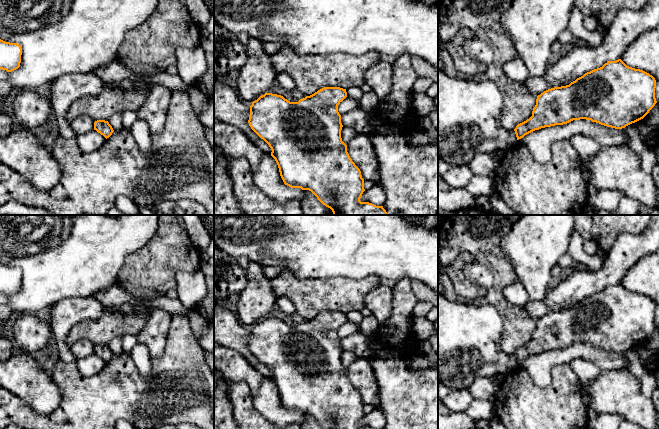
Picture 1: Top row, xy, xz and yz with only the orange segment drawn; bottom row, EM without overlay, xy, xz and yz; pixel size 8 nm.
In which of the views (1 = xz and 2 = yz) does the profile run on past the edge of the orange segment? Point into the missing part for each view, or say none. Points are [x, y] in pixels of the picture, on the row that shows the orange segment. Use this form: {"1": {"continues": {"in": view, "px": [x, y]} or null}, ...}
{"1": {"continues": null}, "2": {"continues": null}}

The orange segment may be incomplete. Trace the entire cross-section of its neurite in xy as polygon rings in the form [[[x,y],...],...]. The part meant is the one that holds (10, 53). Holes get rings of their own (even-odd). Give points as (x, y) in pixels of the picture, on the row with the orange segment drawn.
[[[0,39],[0,69],[12,72],[20,67],[22,48]]]

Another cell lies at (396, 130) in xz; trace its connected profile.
[[[383,125],[382,131],[384,133],[390,133],[394,135],[404,135],[405,134],[404,129],[400,126]]]

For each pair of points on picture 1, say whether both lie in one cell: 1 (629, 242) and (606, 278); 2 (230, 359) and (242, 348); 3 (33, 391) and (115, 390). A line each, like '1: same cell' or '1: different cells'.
1: same cell
2: different cells
3: different cells

